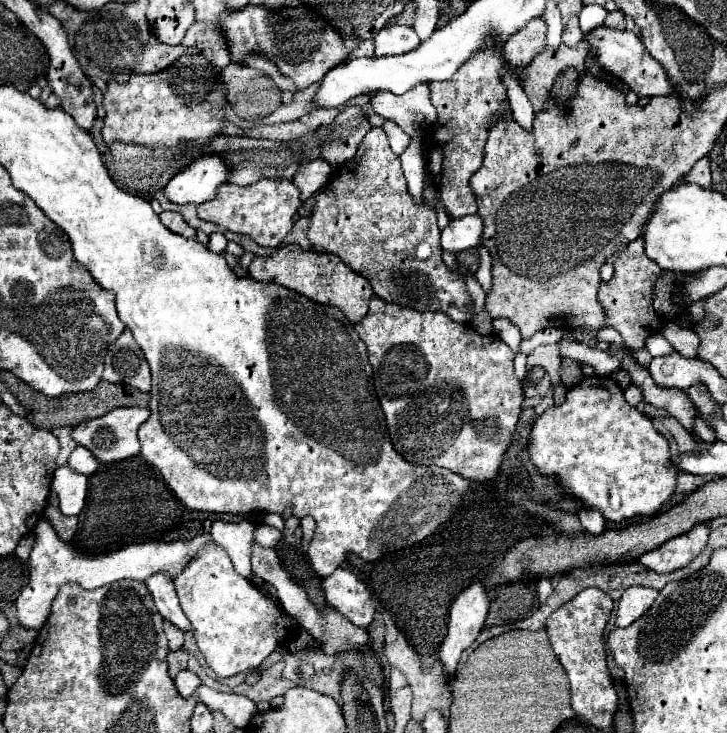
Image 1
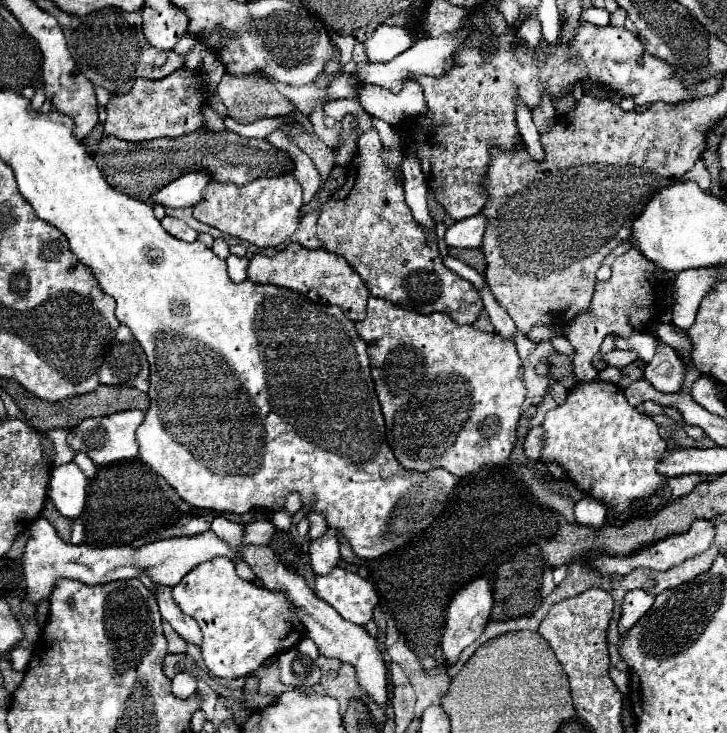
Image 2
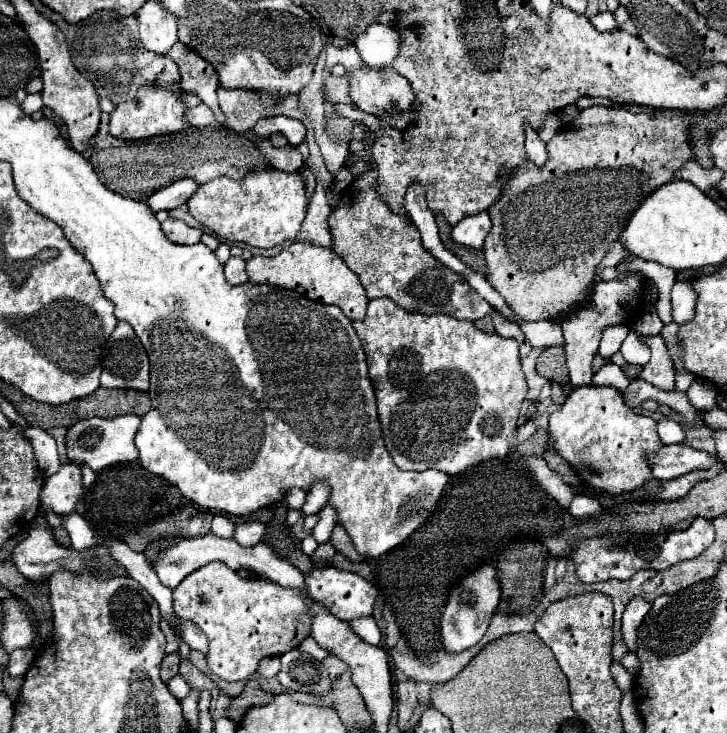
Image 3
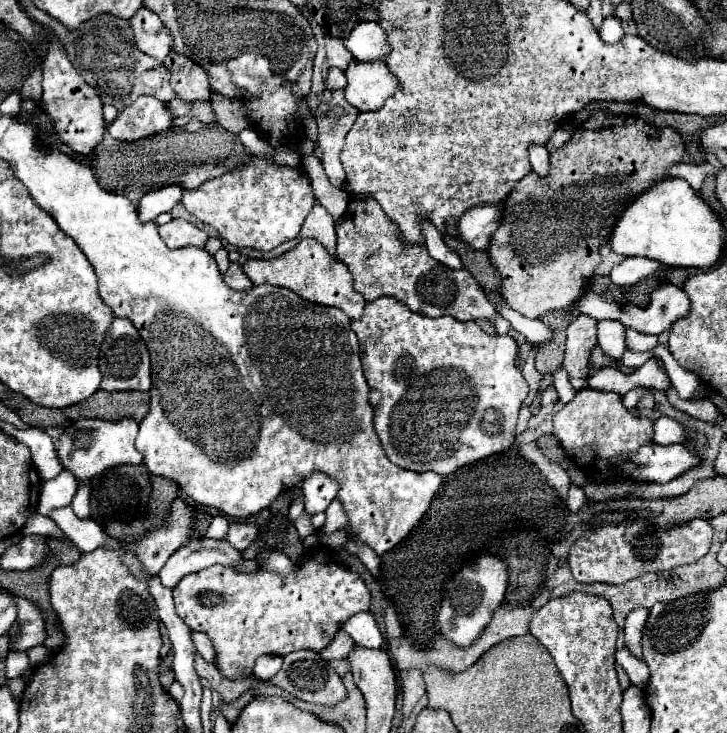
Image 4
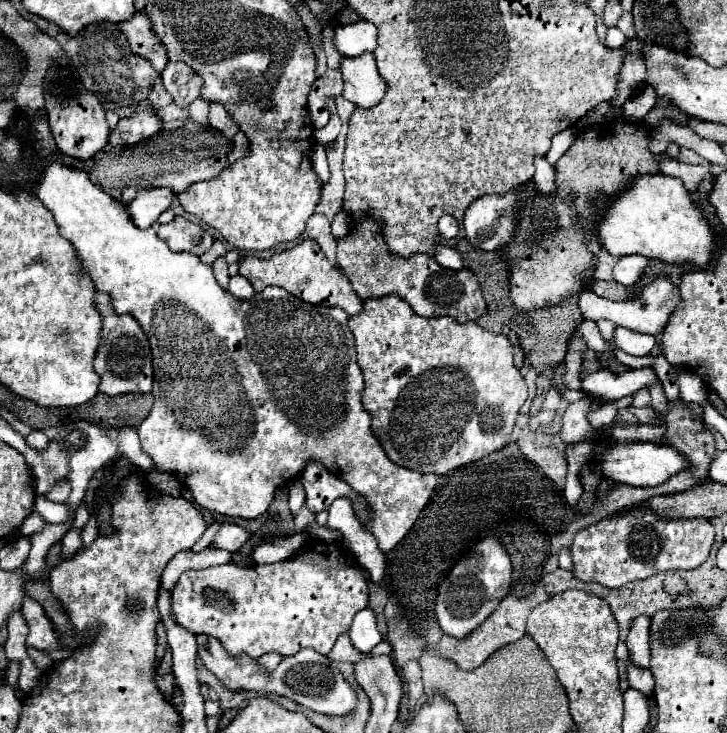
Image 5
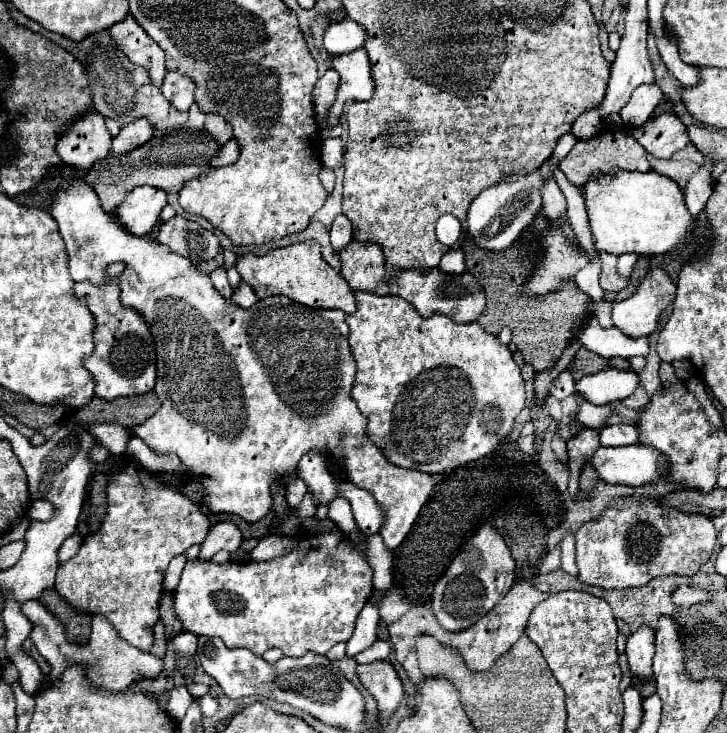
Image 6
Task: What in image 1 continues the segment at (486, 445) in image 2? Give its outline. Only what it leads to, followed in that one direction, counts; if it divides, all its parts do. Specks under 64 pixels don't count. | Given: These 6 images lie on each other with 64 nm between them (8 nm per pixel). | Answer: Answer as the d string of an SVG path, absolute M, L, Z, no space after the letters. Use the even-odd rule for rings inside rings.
M376 296L370 300L370 310L364 316L362 322L354 324L358 336L366 342L368 346L368 358L370 364L374 368L374 386L376 392L380 392L380 404L386 416L386 424L388 424L388 432L392 438L392 444L396 448L396 452L406 458L412 464L422 464L422 466L442 466L448 468L464 478L470 478L474 482L494 482L498 466L502 462L502 456L512 440L518 416L520 416L520 406L522 406L522 388L520 388L520 380L514 374L514 352L496 336L482 336L478 334L470 324L458 324L452 318L448 318L448 314L442 312L416 312L412 308L402 308L398 304L390 304L384 300L378 300Z

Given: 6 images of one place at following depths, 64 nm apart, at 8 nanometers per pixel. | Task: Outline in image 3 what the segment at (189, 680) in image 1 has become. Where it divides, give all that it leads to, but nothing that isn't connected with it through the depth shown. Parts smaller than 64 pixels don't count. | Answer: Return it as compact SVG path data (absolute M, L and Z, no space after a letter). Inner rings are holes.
M176 674L176 676L168 682L168 688L170 688L170 692L172 692L178 700L182 700L182 698L186 696L186 692L190 692L190 684L188 684L180 674Z

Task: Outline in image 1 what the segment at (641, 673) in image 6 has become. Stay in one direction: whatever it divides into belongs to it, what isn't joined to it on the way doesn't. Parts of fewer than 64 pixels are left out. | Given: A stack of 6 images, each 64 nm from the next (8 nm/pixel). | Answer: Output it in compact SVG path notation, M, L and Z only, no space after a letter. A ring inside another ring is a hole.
M646 586L626 588L626 592L620 598L616 626L630 626L638 616L642 616L652 606L656 596L658 596L658 592L652 588L646 588Z

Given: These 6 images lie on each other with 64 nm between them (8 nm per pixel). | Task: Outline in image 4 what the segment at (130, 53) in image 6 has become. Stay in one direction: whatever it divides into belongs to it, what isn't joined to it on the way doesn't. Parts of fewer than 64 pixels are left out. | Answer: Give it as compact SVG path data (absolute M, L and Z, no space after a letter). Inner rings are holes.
M142 6L132 18L130 24L134 28L134 36L136 36L136 46L158 58L160 62L166 58L166 54L172 50L172 38L170 38L170 30L166 30L166 24L158 18L158 14L154 14L154 10Z

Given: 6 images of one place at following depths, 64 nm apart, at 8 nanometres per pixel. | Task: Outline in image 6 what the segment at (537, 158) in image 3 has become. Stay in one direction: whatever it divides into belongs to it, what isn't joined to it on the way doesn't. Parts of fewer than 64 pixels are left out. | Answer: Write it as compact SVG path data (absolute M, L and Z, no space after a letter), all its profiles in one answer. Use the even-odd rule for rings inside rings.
M546 178L546 182L542 182L542 200L544 212L552 222L558 222L560 216L566 218L566 200L556 184L556 178Z

